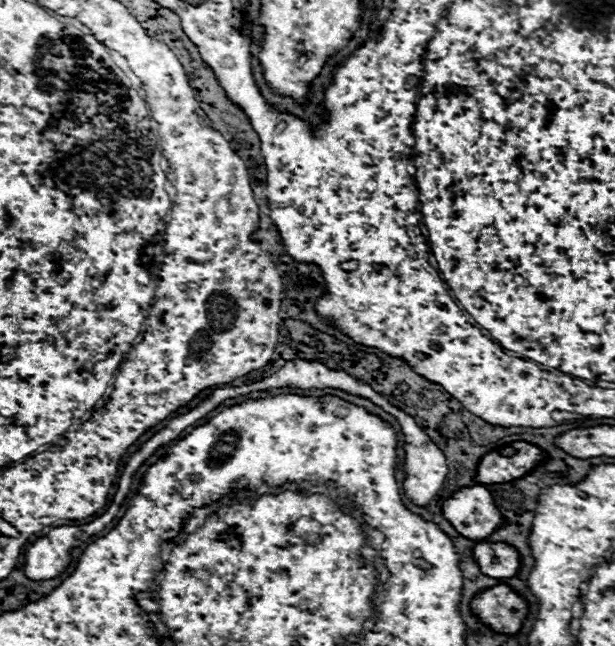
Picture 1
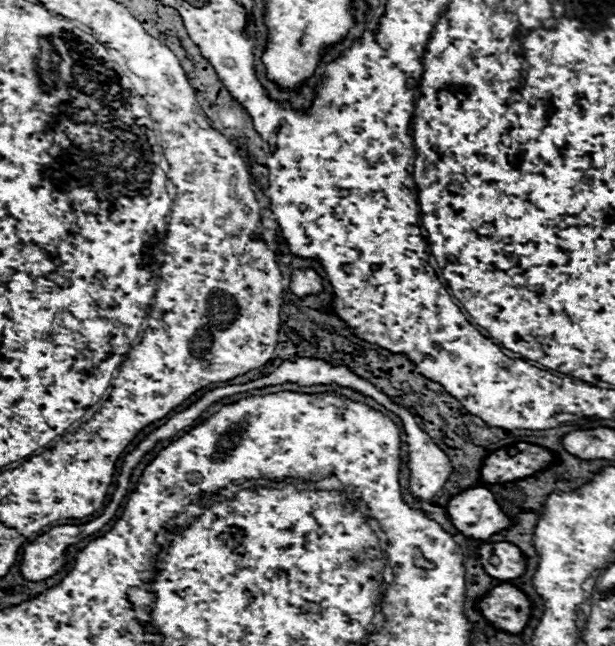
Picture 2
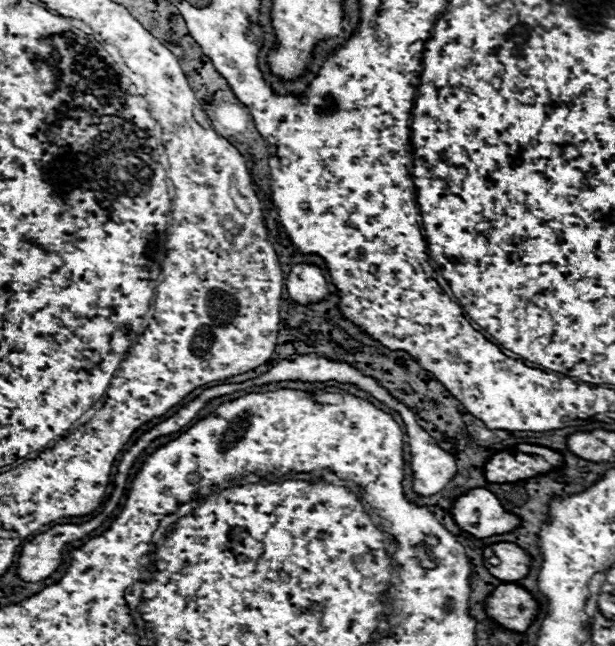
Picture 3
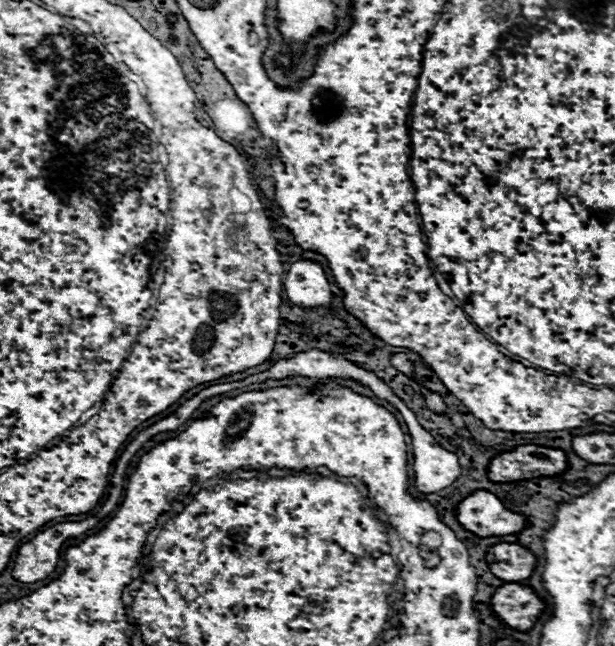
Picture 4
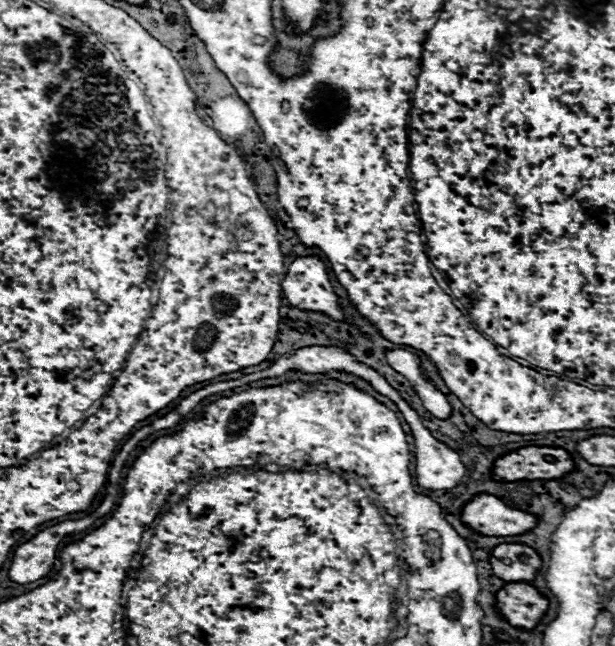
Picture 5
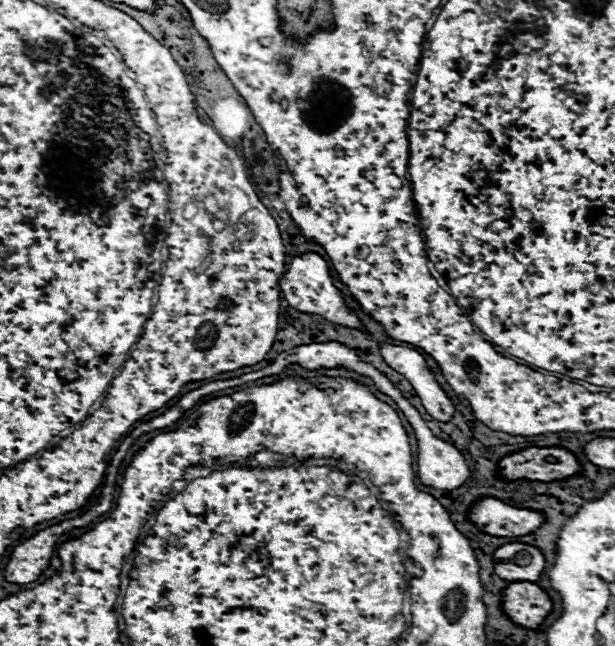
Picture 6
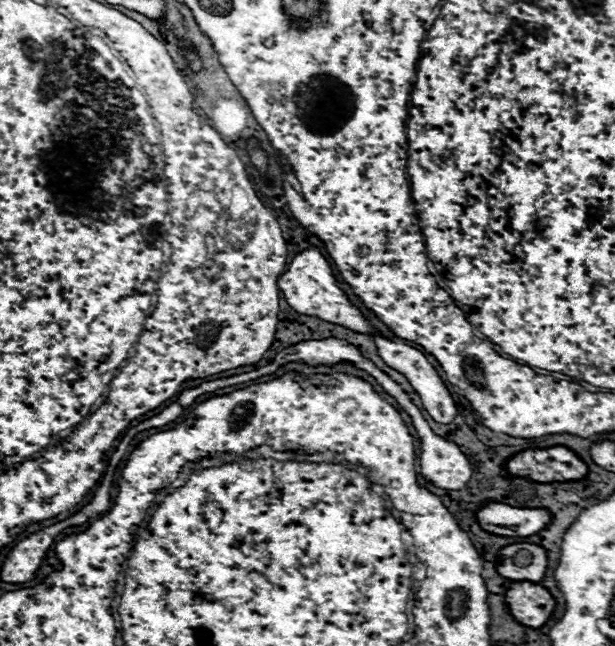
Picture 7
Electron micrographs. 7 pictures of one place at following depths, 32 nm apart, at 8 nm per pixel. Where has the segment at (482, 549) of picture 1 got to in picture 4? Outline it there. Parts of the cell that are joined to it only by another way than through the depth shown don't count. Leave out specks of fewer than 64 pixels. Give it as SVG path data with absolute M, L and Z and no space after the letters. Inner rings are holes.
M496 544L488 550L488 564L492 574L504 582L522 582L532 576L538 558L520 544Z

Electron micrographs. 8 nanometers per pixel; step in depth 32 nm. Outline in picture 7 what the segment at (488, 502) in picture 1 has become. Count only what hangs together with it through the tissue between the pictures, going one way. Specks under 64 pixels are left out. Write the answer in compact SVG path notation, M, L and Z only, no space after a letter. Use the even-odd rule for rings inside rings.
M488 502L478 512L478 522L484 530L500 536L532 536L544 530L552 522L552 514L544 508L540 510L524 510L512 508L508 504Z

